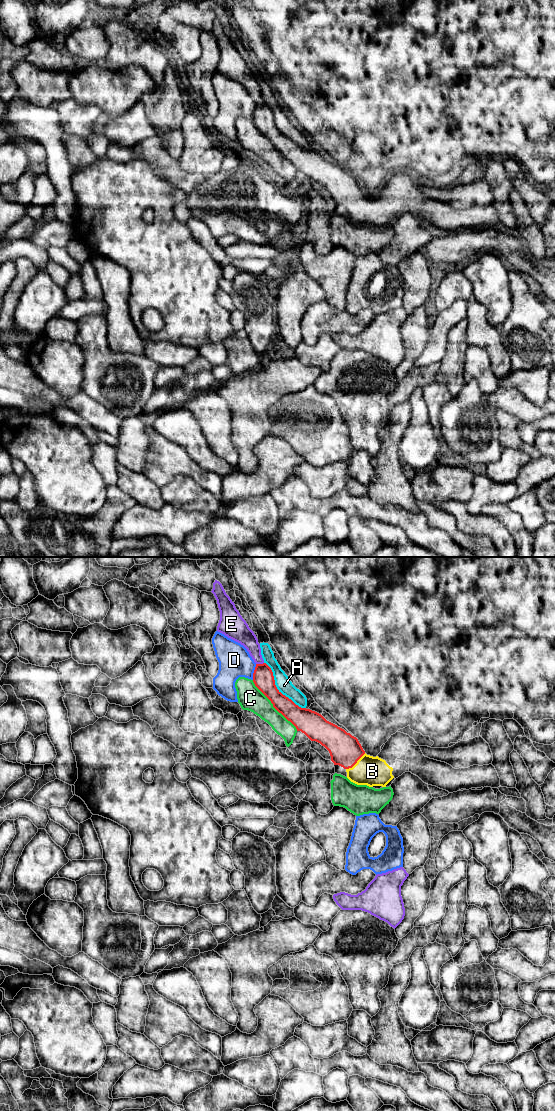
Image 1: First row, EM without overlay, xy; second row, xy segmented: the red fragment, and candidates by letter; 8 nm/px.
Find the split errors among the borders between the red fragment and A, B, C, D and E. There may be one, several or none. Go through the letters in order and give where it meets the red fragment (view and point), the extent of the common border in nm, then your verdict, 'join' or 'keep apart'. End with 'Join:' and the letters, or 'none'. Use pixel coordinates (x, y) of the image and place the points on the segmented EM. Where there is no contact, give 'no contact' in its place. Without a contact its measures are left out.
A: xy (277, 689) | 500 nm | keep apart
B: xy (355, 763) | 200 nm | join
C: xy (273, 706) | 550 nm | keep apart
D: xy (254, 672) | 130 nm | keep apart
E: xy (259, 664) | 70 nm | keep apart
Join: B

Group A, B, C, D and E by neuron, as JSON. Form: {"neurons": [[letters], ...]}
{"neurons": [["A"], ["B"], ["C"], ["D"], ["E"]]}

